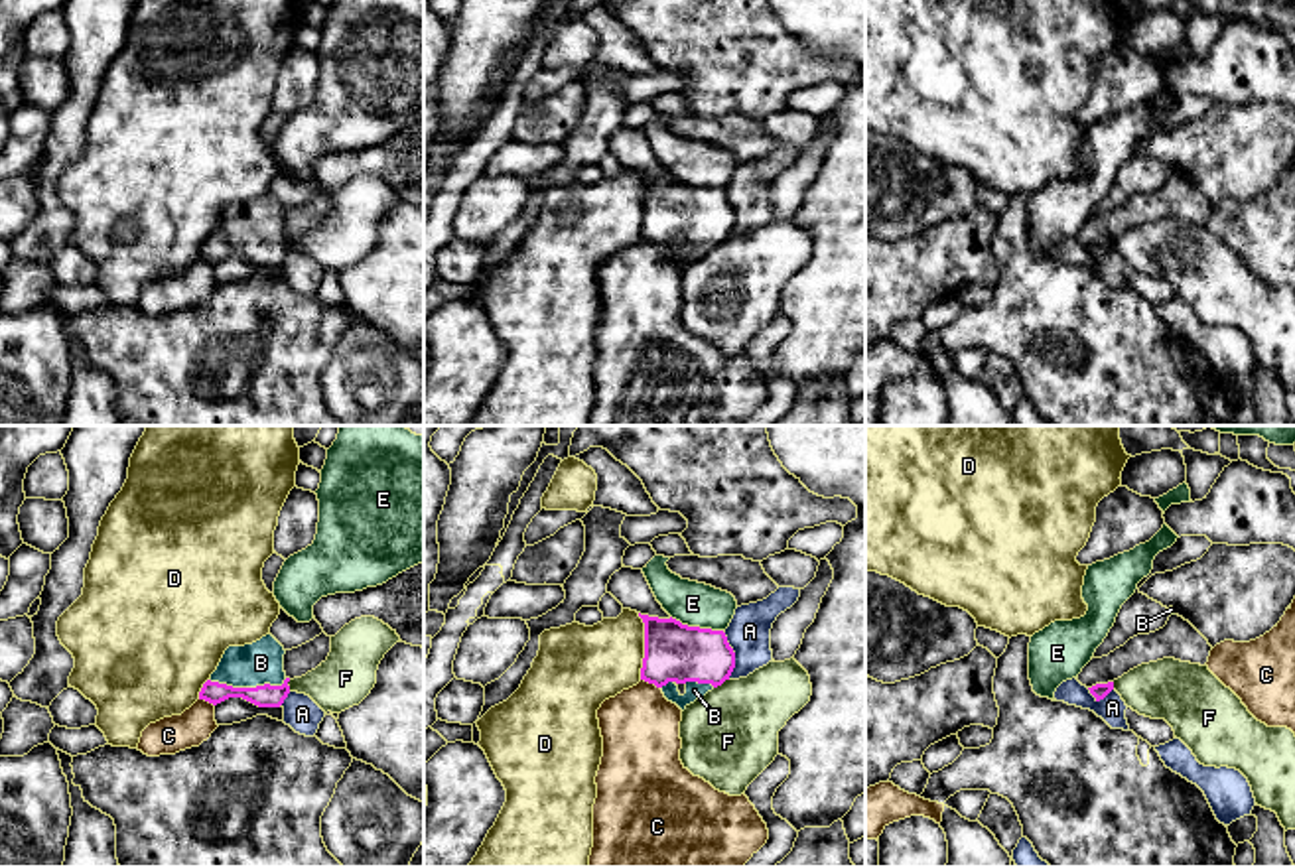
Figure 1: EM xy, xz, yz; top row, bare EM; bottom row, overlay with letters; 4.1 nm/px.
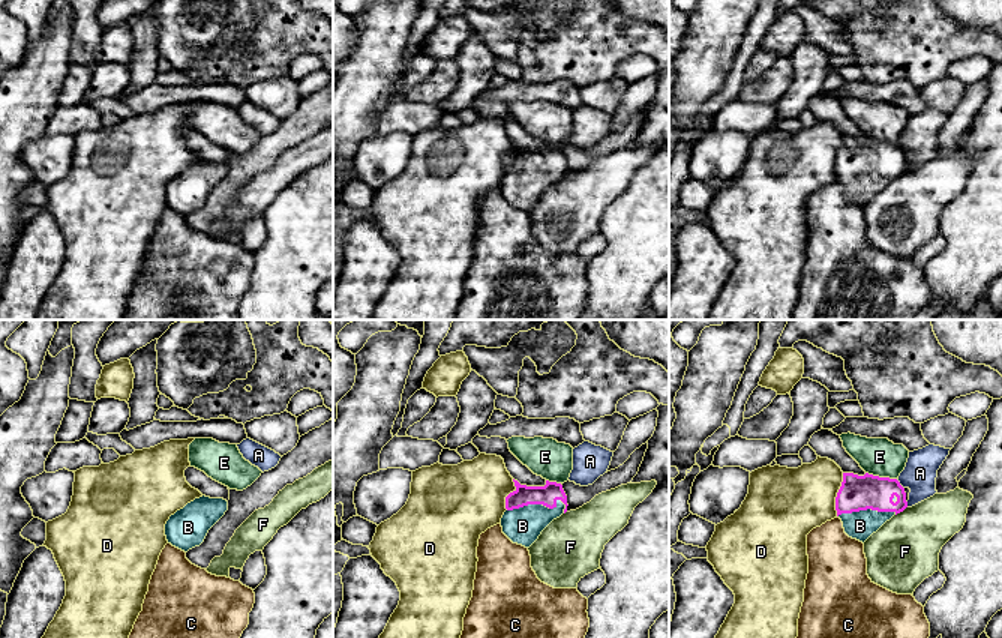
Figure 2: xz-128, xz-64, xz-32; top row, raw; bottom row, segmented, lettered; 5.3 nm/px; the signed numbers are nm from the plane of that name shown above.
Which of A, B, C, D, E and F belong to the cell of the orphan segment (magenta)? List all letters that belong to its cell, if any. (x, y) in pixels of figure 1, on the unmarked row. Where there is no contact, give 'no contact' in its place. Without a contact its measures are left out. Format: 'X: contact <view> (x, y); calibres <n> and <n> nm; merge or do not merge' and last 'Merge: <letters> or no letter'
A: contact xz (734, 213); calibres 240 and 180 nm; do not merge
B: contact xy (249, 247); calibres 100 and 180 nm; merge
C: contact xz (651, 241); calibres 240 and 320 nm; do not merge
D: contact xz (645, 205); calibres 240 and 320 nm; do not merge
E: contact xz (696, 186); calibres 240 and 180 nm; do not merge
F: contact xz (720, 243); calibres 240 and 400 nm; do not merge
Merge: B

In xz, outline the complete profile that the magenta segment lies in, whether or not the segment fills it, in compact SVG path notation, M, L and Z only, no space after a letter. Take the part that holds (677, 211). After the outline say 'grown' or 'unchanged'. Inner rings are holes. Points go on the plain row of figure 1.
M639 175L645 181L641 238L660 246L682 270L729 238L735 211L723 189L688 185L672 175Z; grown

